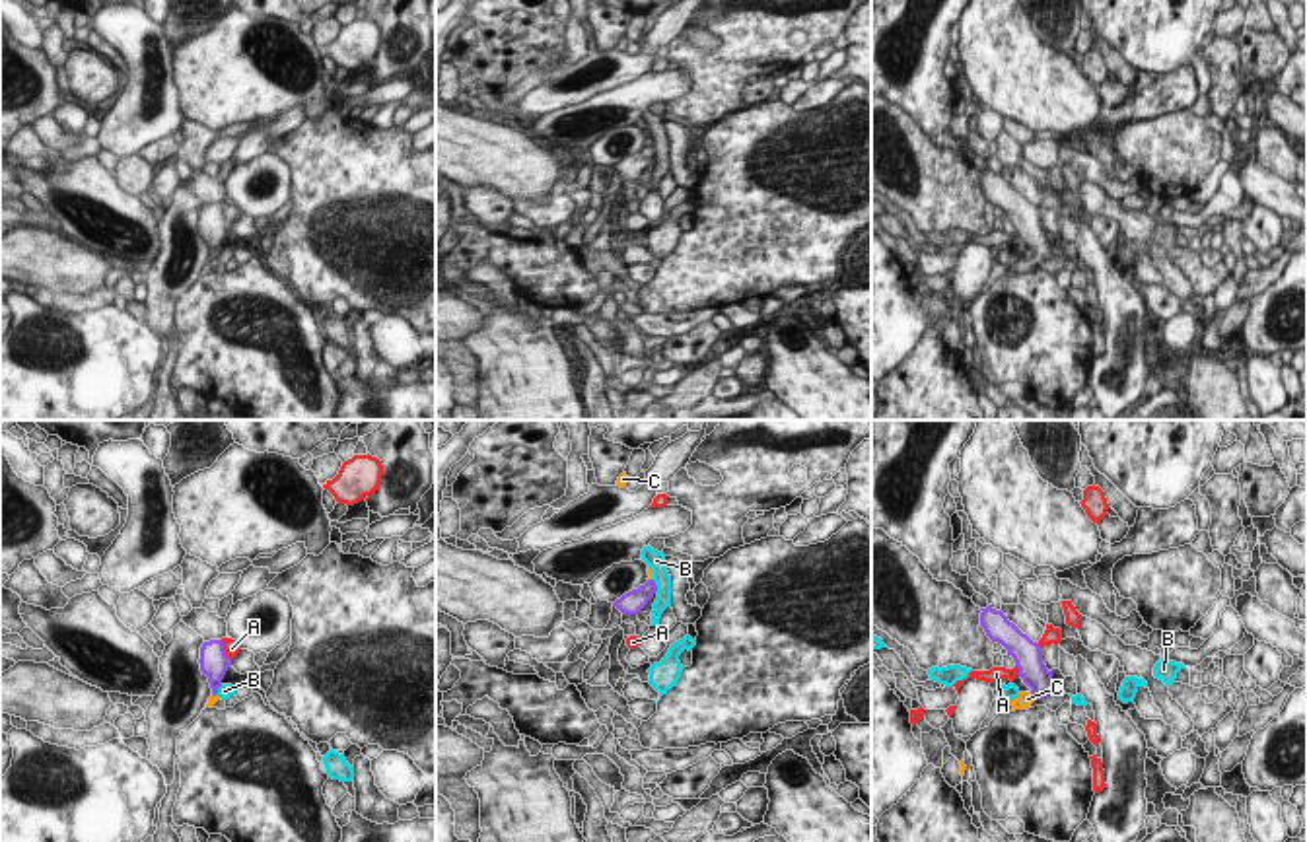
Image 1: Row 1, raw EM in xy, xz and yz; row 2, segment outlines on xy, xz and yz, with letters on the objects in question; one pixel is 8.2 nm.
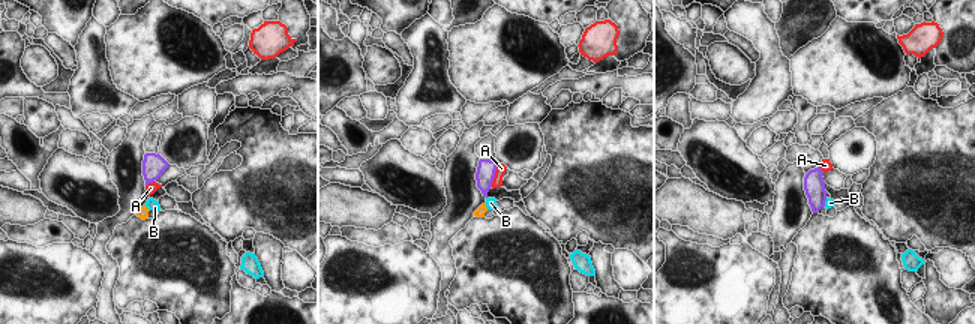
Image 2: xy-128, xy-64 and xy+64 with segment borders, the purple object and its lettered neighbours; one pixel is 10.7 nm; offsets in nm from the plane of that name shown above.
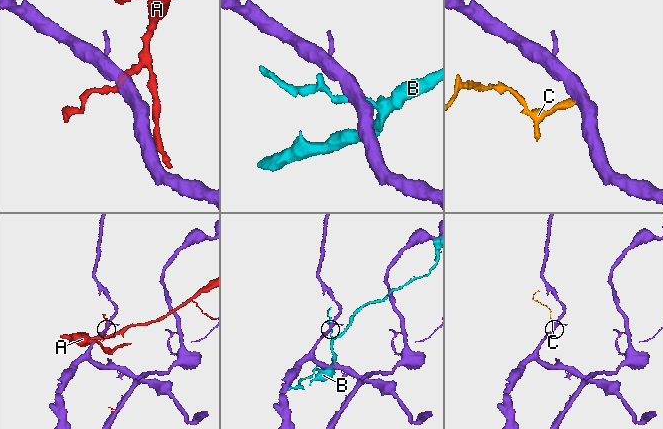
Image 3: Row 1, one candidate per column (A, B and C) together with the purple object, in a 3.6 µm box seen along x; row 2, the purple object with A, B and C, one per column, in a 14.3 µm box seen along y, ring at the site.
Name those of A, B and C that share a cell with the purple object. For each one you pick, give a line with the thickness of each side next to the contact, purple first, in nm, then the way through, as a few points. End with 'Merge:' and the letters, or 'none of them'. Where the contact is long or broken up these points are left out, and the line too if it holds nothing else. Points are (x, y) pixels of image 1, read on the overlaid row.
C: calibres 220 and 130 nm; way yz (1033, 671), (1031, 695), (1024, 701)
Merge: C

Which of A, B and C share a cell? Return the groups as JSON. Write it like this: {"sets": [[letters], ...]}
{"sets": [["A"], ["B"], ["C"]]}

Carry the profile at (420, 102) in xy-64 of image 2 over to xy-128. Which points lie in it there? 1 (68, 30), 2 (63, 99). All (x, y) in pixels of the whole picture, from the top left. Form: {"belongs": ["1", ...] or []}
{"belongs": []}

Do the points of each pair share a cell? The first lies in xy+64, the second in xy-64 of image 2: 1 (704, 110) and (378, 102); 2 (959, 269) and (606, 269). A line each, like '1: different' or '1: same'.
1: different
2: different

